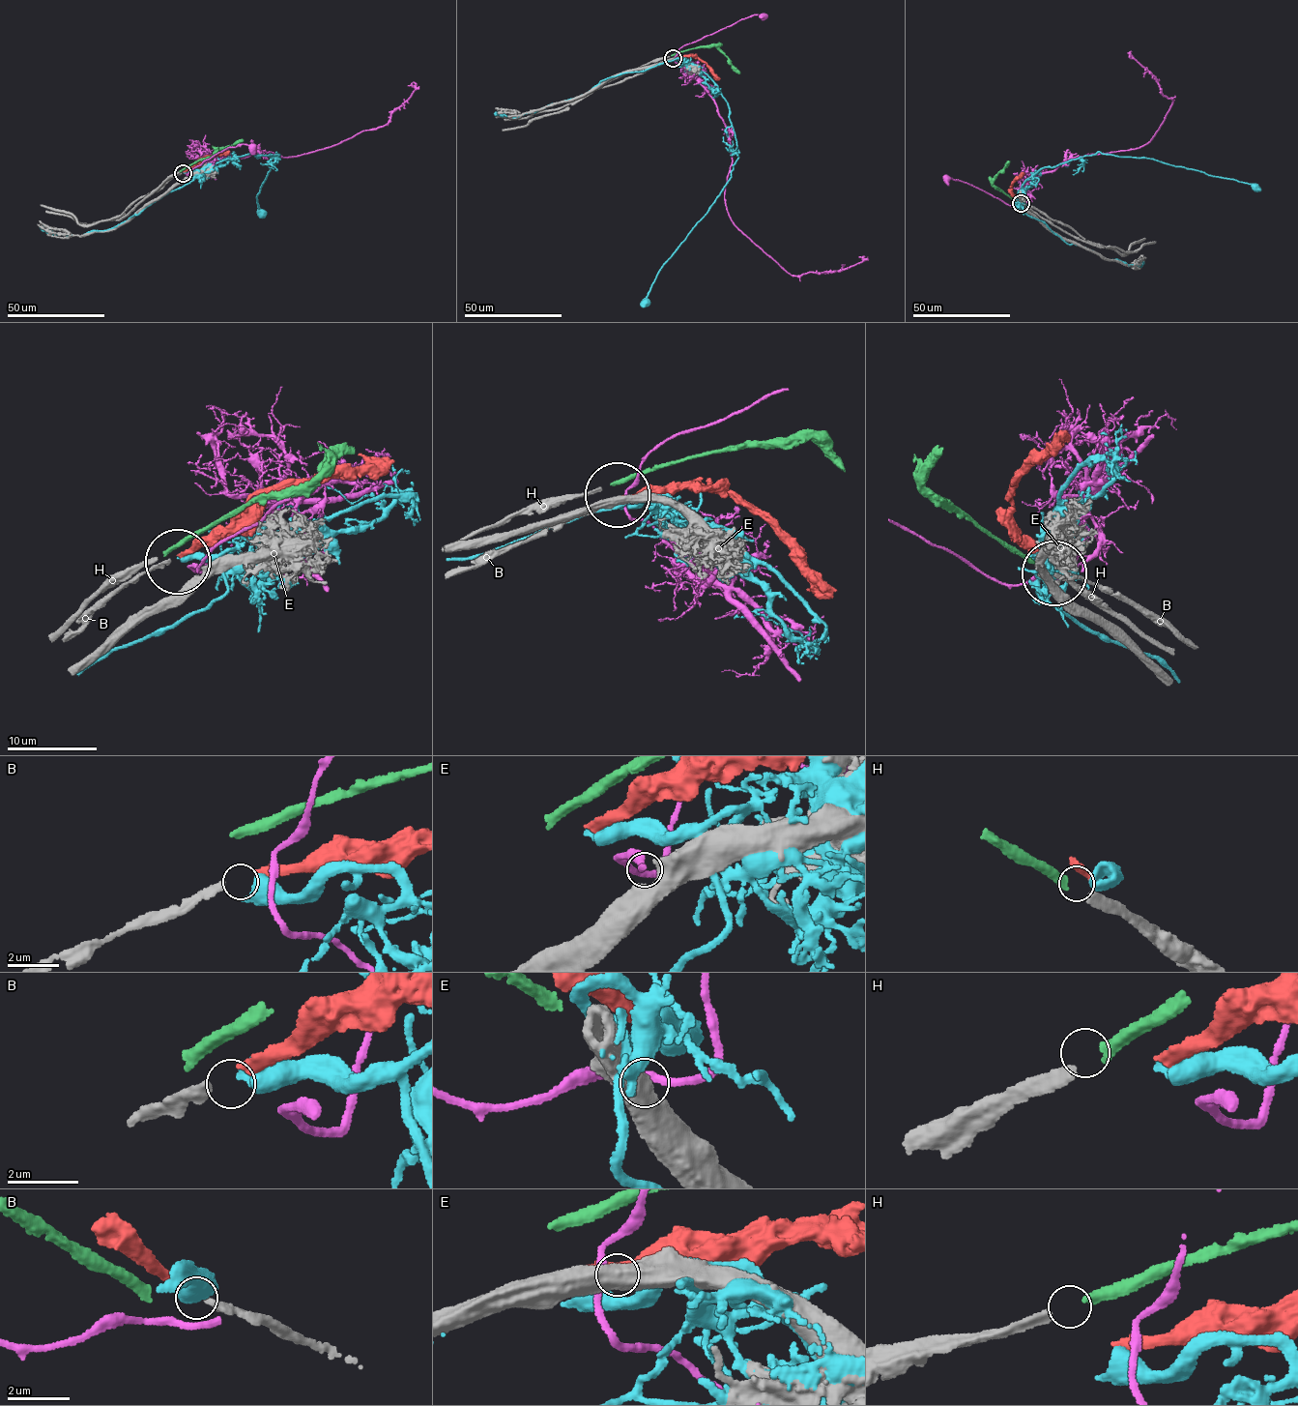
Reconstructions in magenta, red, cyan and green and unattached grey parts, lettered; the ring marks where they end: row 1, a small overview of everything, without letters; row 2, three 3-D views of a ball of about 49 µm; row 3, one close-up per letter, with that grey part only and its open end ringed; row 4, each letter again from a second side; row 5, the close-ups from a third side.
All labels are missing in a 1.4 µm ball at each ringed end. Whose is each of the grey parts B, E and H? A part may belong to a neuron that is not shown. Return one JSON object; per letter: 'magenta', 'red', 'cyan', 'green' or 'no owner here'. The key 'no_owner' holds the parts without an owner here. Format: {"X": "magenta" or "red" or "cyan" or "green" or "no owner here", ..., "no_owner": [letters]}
{"B": "red", "E": "no owner here", "H": "green", "no_owner": ["E"]}

